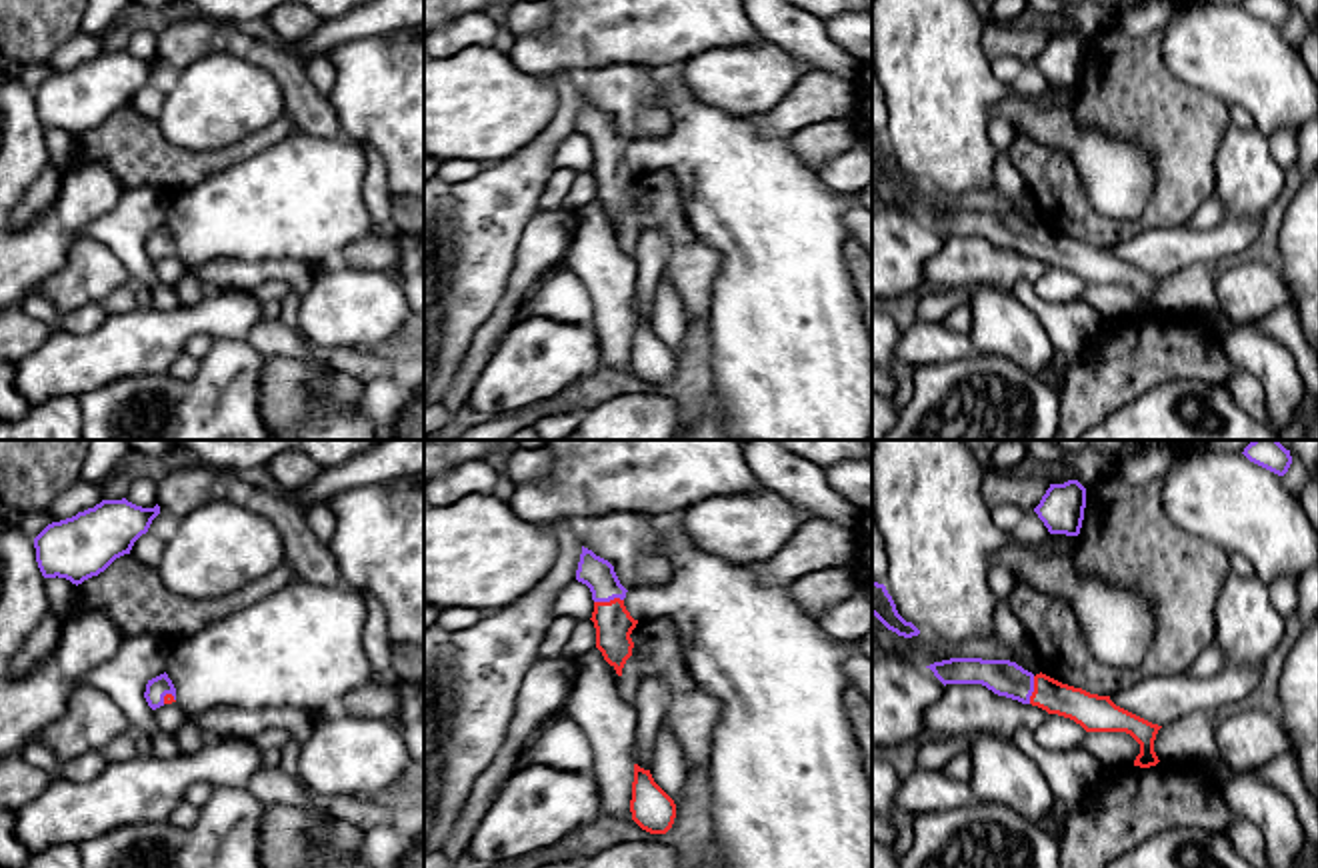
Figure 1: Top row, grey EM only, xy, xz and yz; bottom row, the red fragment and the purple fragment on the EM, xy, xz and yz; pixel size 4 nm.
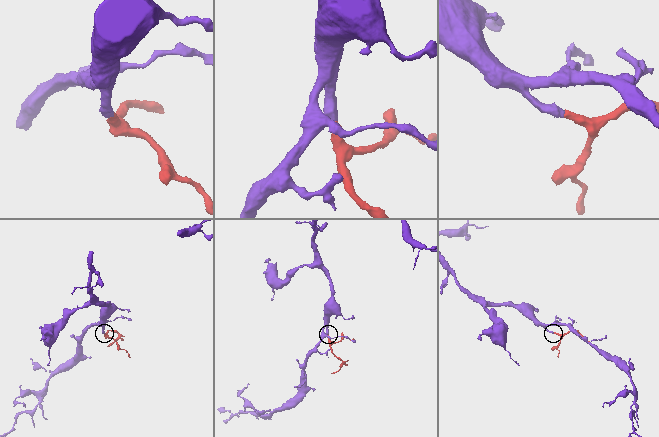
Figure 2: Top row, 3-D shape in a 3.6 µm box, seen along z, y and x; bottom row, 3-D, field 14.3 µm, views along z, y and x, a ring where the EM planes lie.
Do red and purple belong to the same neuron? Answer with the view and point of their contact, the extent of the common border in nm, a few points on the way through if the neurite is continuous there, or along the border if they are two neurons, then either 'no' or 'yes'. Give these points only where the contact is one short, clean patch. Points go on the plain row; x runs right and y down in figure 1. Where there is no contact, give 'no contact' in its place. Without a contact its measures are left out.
meets red in xz at (610, 152); contact 120 nm long; runs through xz (612, 174), (610, 152), (598, 126); yes

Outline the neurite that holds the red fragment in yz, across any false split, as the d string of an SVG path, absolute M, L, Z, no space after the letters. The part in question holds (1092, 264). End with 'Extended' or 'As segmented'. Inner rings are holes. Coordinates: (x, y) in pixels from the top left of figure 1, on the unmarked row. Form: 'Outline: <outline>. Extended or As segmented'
Outline: M950 210L926 220L944 238L982 236L998 248L1070 270L1086 284L1126 284L1140 296L1134 318L1150 320L1160 314L1154 304L1154 292L1162 278L1116 258L1110 248L1090 246L1042 224L1034 228L1010 212Z. Extended

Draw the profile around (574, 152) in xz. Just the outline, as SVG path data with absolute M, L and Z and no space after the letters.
M574 132L558 146L552 162L556 170L590 172L594 164L590 140Z

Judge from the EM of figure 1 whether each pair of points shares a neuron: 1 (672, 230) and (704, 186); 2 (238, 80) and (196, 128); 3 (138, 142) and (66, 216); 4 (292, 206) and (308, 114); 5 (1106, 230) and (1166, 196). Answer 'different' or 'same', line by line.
1: different
2: same
3: different
4: different
5: same

